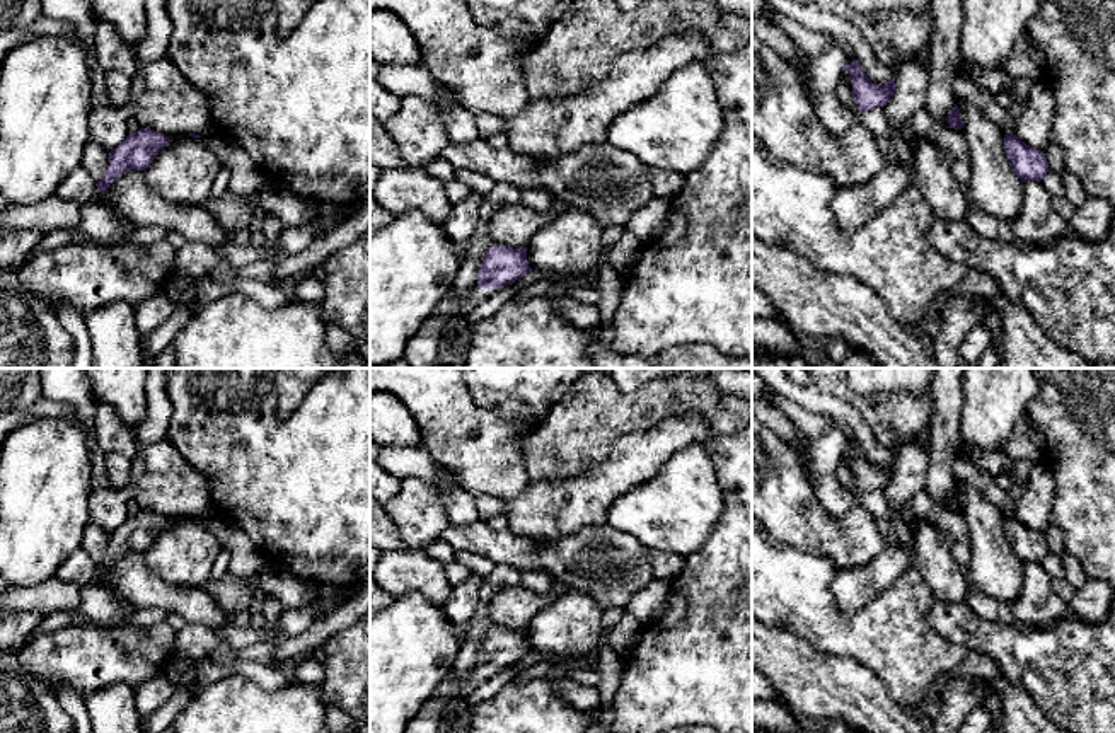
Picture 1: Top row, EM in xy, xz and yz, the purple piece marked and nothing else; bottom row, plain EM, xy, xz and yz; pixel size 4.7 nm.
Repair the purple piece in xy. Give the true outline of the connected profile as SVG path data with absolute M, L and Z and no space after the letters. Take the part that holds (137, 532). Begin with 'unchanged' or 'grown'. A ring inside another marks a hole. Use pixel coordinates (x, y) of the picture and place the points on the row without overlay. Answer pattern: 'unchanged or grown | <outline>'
unchanged | M140 510L136 515L128 517L109 534L109 547L104 559L95 564L97 573L106 574L106 571L126 552L145 552L167 525L169 518L148 510Z

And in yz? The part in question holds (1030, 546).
unchanged | M1004 517L1006 539L1011 544L1013 552L1018 556L1021 564L1037 563L1040 564L1050 552L1043 534L1026 527L1016 517Z

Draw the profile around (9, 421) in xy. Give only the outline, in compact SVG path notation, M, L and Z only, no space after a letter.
M29 411L0 413L0 448L7 436L19 426L29 423L31 418Z

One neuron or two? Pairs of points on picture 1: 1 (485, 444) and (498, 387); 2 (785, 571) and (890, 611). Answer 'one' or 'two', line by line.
1: two
2: one

